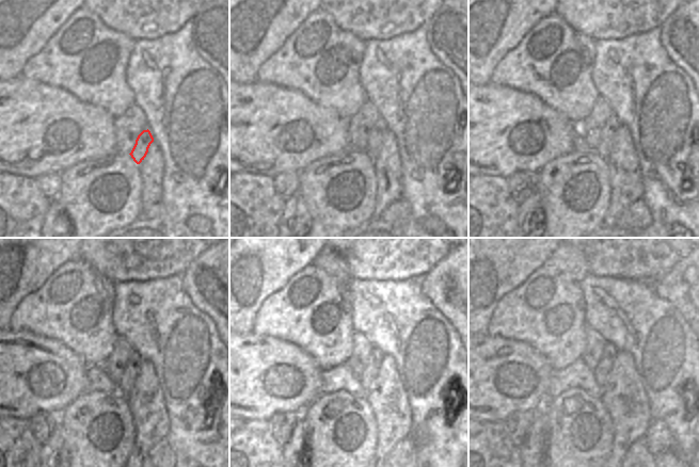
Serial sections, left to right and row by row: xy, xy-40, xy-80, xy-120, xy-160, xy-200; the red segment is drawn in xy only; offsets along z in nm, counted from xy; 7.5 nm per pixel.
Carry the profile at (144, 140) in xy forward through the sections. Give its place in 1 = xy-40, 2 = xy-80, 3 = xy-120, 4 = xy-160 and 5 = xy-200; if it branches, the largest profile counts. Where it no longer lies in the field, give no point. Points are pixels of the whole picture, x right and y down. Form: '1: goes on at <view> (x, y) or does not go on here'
1: goes on at xy-40 (376, 137)
2: goes on at xy-80 (613, 124)
3: goes on at xy-120 (134, 361)
4: goes on at xy-160 (370, 370)
5: goes on at xy-200 (609, 351)

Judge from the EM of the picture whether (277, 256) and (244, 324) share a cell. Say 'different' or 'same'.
same

